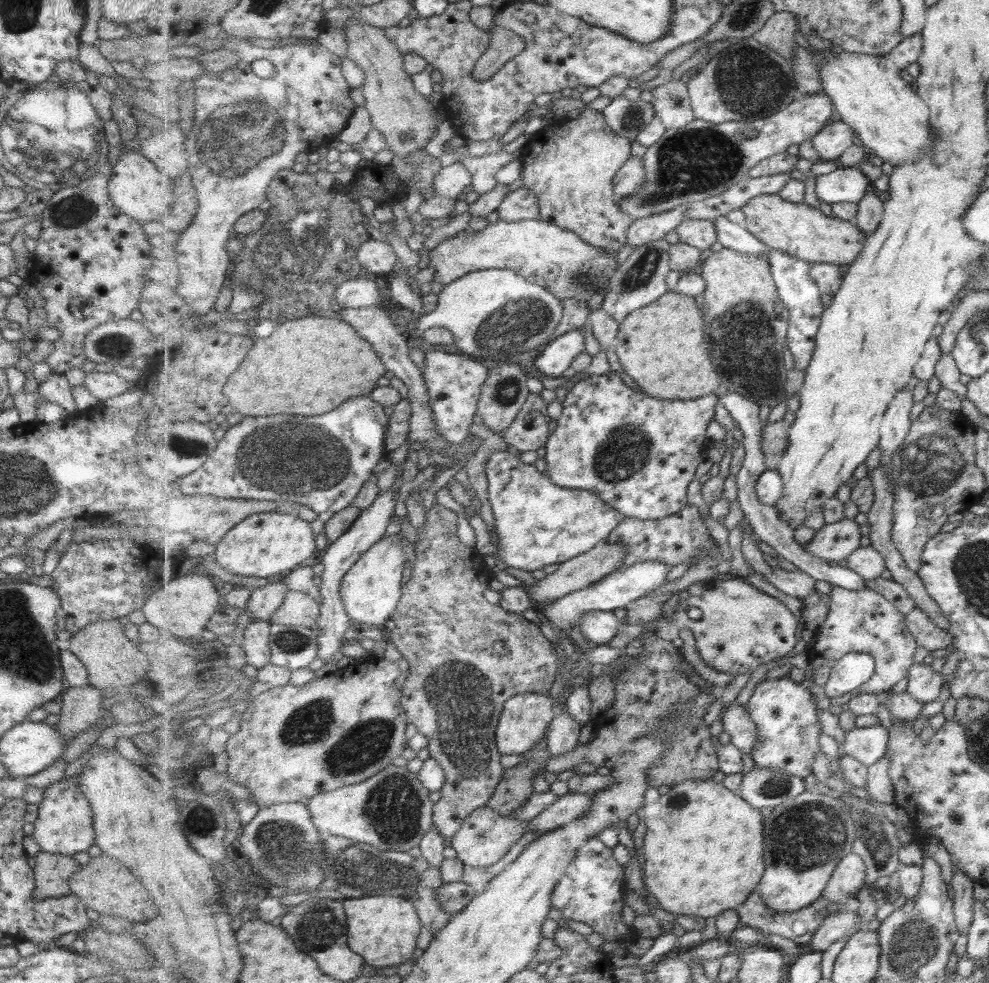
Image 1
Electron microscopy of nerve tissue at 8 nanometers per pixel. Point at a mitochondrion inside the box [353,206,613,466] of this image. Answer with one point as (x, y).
(514, 325)

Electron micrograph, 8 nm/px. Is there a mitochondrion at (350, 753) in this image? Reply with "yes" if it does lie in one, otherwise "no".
yes

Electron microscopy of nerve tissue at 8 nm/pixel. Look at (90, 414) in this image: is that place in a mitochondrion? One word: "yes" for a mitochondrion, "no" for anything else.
no

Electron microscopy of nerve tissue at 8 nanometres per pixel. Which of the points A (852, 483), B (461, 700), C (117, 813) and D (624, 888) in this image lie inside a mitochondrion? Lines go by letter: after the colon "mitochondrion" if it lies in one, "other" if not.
A: other
B: mitochondrion
C: other
D: other

